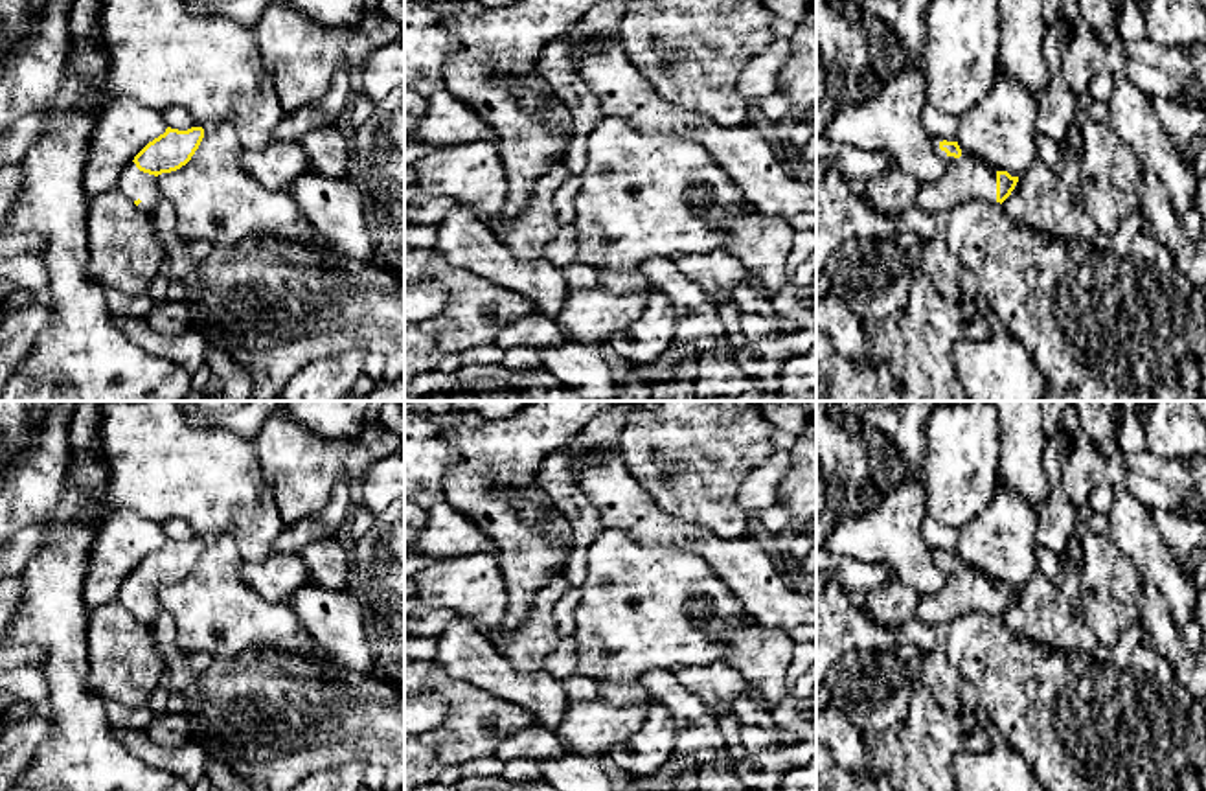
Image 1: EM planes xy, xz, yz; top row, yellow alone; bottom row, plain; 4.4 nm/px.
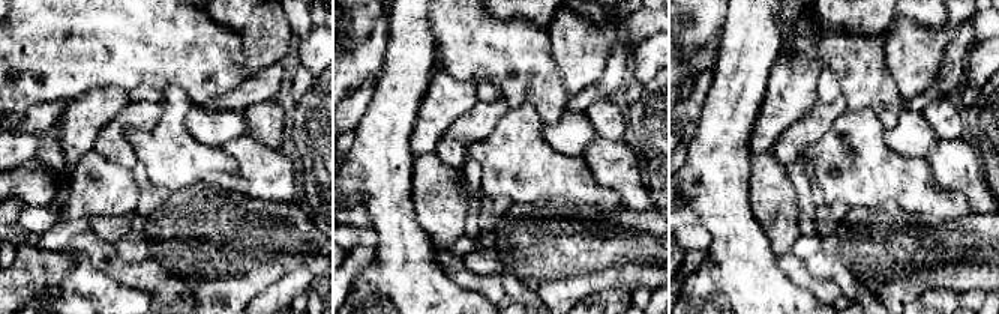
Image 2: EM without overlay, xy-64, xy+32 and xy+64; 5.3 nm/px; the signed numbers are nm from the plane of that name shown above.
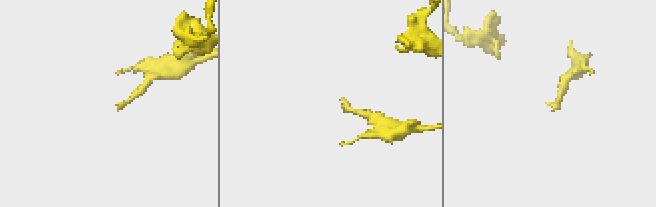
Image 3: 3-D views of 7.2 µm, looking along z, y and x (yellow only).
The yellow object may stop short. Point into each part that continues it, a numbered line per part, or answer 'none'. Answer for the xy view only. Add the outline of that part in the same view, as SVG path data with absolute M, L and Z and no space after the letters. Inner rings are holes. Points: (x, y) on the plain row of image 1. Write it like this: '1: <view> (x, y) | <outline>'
1: xy (135, 596) | M129 574L121 583L116 602L132 614L140 611L138 620L149 625L162 611L158 589L140 583L134 574Z

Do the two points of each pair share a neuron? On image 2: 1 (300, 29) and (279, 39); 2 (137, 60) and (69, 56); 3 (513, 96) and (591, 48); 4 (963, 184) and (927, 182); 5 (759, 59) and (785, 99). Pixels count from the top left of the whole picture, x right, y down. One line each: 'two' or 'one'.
1: two
2: one
3: two
4: two
5: two

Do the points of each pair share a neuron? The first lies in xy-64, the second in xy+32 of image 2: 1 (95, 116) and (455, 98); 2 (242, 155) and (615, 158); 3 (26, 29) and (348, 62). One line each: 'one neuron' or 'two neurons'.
1: one neuron
2: one neuron
3: one neuron

